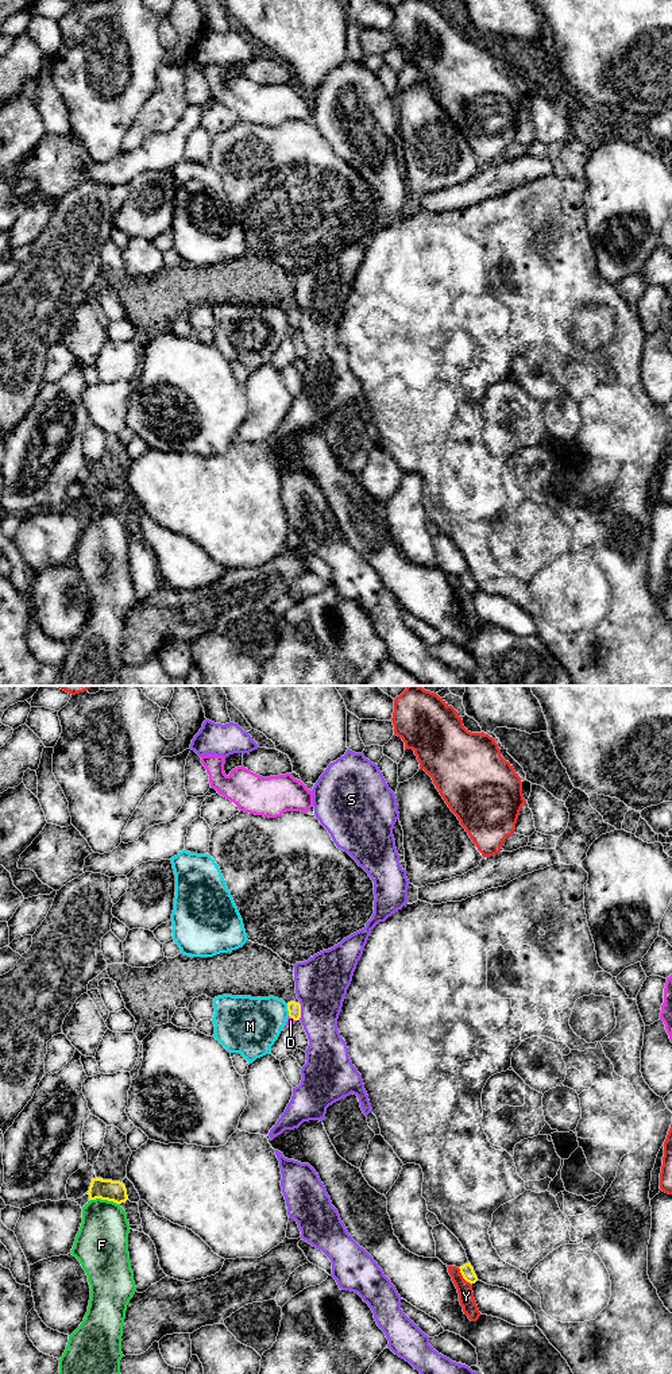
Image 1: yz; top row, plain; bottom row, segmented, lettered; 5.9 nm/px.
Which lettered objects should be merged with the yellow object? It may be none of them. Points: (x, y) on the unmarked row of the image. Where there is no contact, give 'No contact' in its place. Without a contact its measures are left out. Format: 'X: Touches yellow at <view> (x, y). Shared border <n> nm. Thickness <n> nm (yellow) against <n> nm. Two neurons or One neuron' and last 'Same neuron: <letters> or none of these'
D: Touches yellow at yz (293, 327). Shared border 60 nm. Thickness 80 nm (yellow) against 50 nm. Two neurons
F: Touches yellow at yz (104, 508). Shared border 170 nm. Thickness 130 nm (yellow) against 300 nm. Two neurons
M: Touches yellow at yz (288, 319). Shared border 70 nm. Thickness 80 nm (yellow) against 340 nm. Two neurons
S: Touches yellow at yz (300, 320). Shared border 100 nm. Thickness 80 nm (yellow) against 320 nm. Two neurons
Y: Touches yellow at yz (462, 583). Shared border 130 nm. Thickness 80 nm (yellow) against 100 nm. Two neurons
Same neuron: none of these

